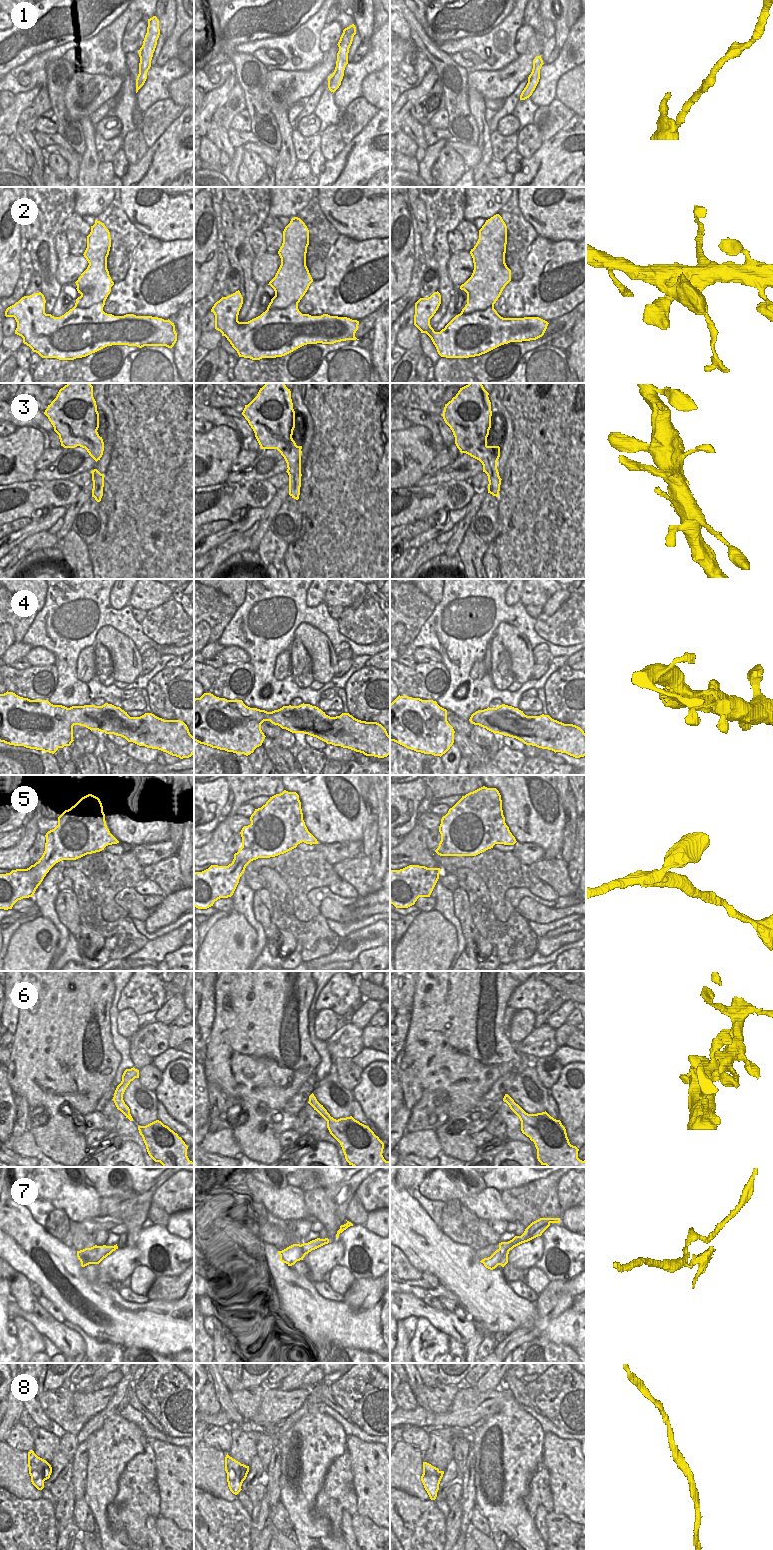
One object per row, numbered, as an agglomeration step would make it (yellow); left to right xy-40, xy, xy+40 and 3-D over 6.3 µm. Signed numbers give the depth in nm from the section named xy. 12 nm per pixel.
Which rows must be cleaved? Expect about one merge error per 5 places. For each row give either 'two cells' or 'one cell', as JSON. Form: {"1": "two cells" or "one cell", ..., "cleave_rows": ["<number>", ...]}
{"1": "one cell", "2": "one cell", "3": "two cells", "4": "one cell", "5": "one cell", "6": "one cell", "7": "two cells", "8": "one cell", "cleave_rows": ["3", "7"]}

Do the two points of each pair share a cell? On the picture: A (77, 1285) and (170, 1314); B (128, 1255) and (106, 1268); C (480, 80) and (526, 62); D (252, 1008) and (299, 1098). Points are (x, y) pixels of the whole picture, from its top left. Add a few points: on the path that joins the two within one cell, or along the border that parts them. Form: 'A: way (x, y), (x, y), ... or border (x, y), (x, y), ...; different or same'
A: way (100, 1308), (106, 1314), (147, 1314); same
B: way (123, 1260), (116, 1267), (111, 1268); same
C: way (492, 83), (502, 83), (517, 74); same
D: border (311, 1074), (282, 1110); different

